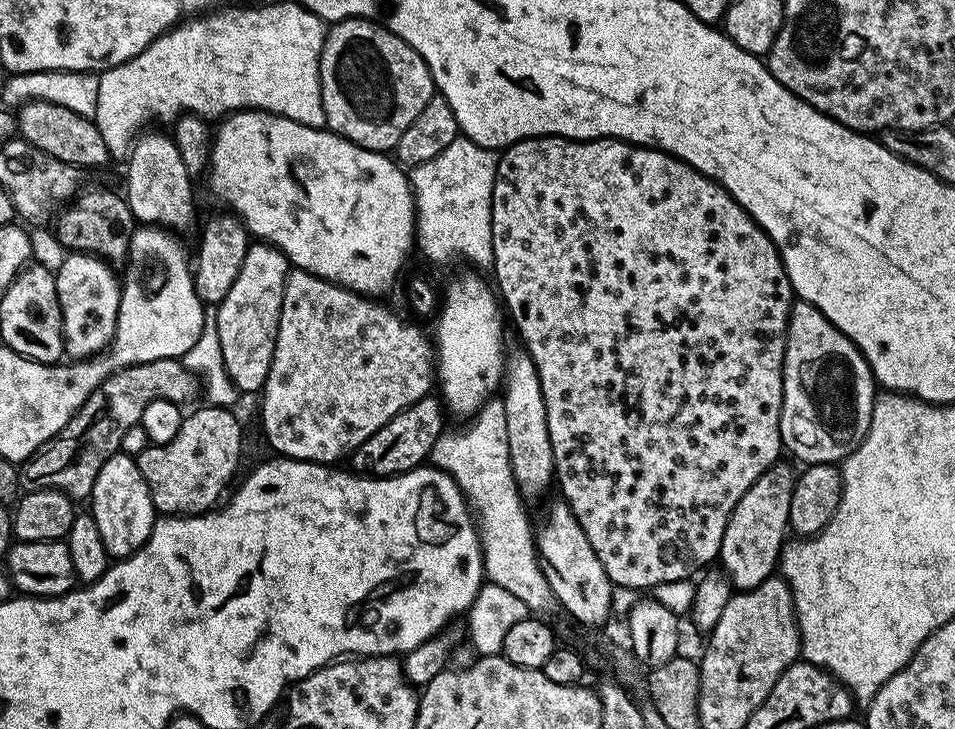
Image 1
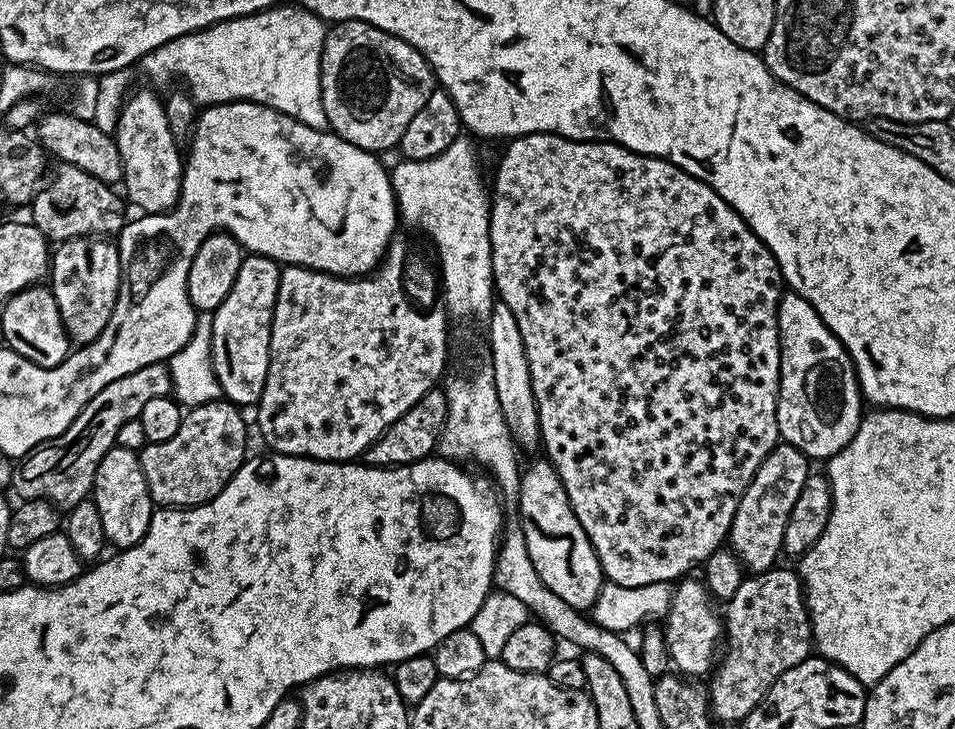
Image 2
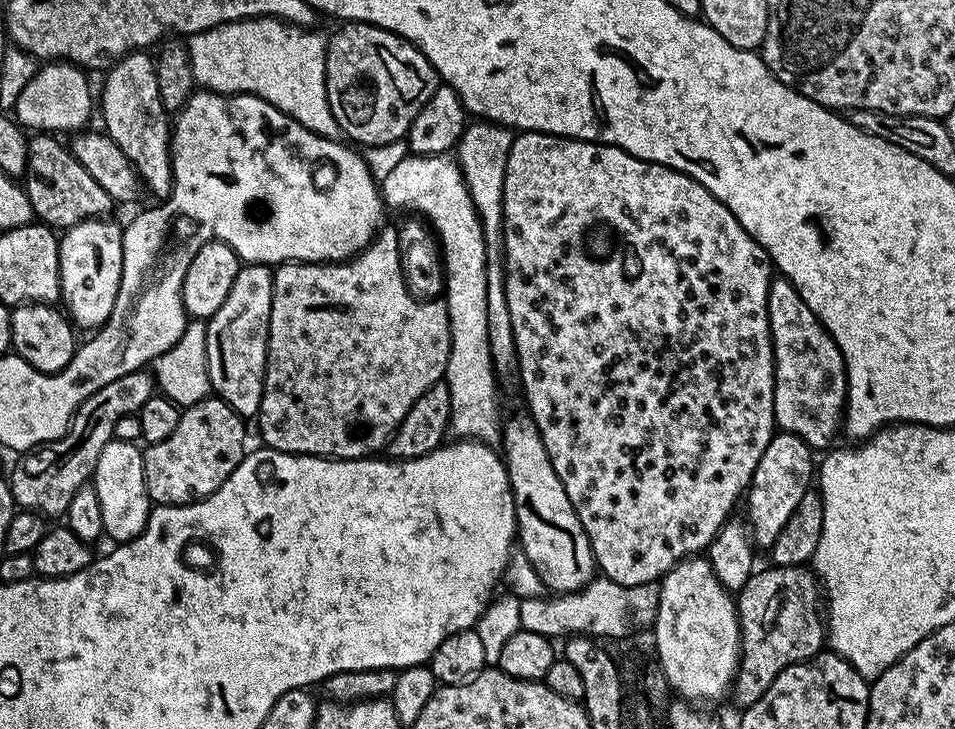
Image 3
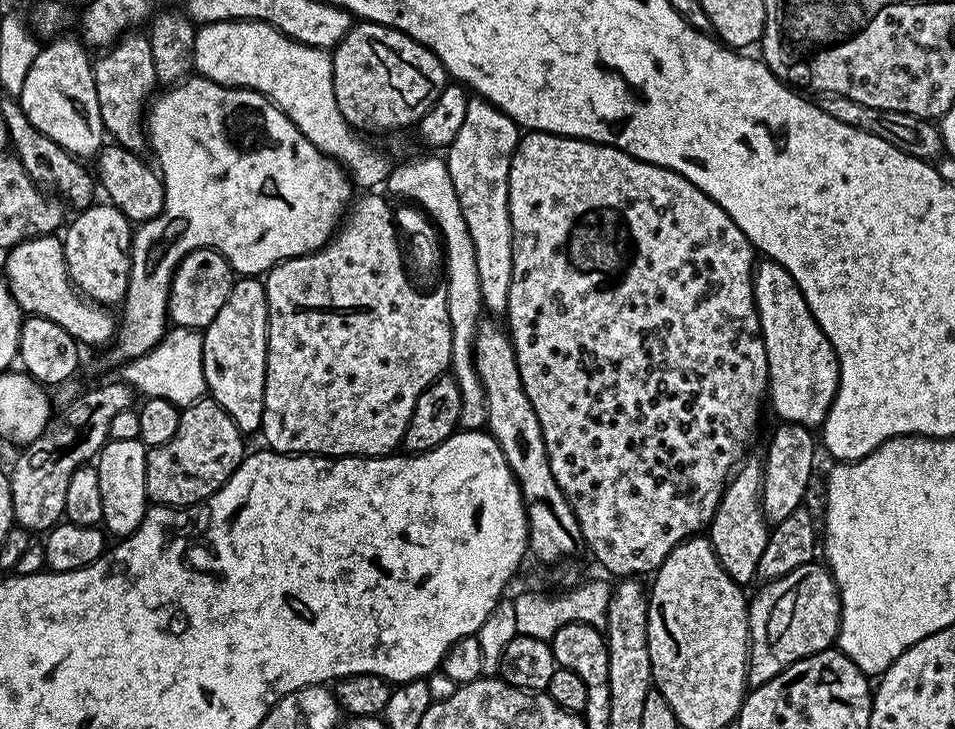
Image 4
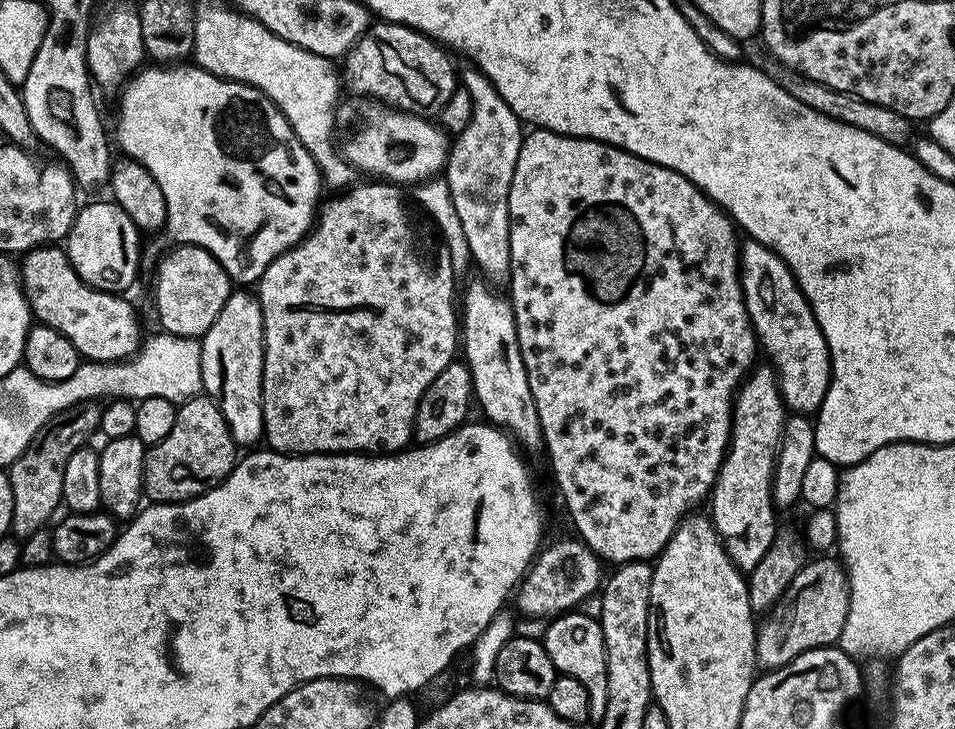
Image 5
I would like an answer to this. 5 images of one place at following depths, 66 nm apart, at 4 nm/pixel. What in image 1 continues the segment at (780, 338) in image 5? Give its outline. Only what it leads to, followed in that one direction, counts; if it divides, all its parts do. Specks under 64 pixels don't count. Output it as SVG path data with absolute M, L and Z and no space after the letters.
M797 299L788 316L788 341L784 347L784 389L780 411L780 442L804 460L805 465L839 465L866 438L878 385L870 366L850 338L846 338L813 304Z

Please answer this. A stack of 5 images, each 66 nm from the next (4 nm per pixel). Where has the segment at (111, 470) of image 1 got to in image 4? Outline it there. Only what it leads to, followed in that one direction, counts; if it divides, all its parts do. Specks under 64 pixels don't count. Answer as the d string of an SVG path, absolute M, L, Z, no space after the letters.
M140 439L130 442L109 440L98 453L95 461L98 470L98 487L102 489L103 527L116 538L127 538L143 522L150 501L146 490L146 462L148 449Z

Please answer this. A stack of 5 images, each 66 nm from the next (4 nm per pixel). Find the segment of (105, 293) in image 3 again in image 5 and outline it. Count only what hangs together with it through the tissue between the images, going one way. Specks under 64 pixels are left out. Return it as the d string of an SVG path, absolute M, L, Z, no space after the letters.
M111 199L96 200L93 204L88 204L79 209L72 223L72 228L66 237L66 251L68 260L74 266L78 278L86 282L92 288L97 288L103 292L115 292L117 294L127 293L127 288L136 280L136 275L140 272L142 265L142 233L139 228L130 222L130 214L122 210Z

